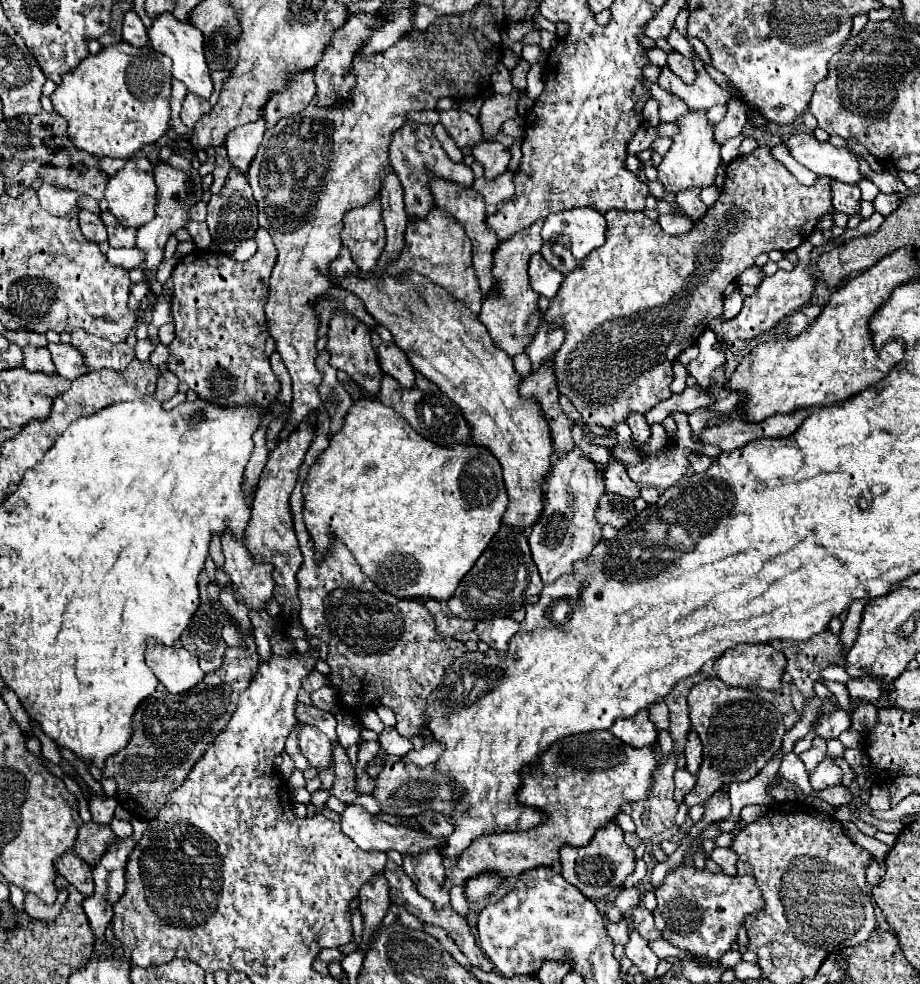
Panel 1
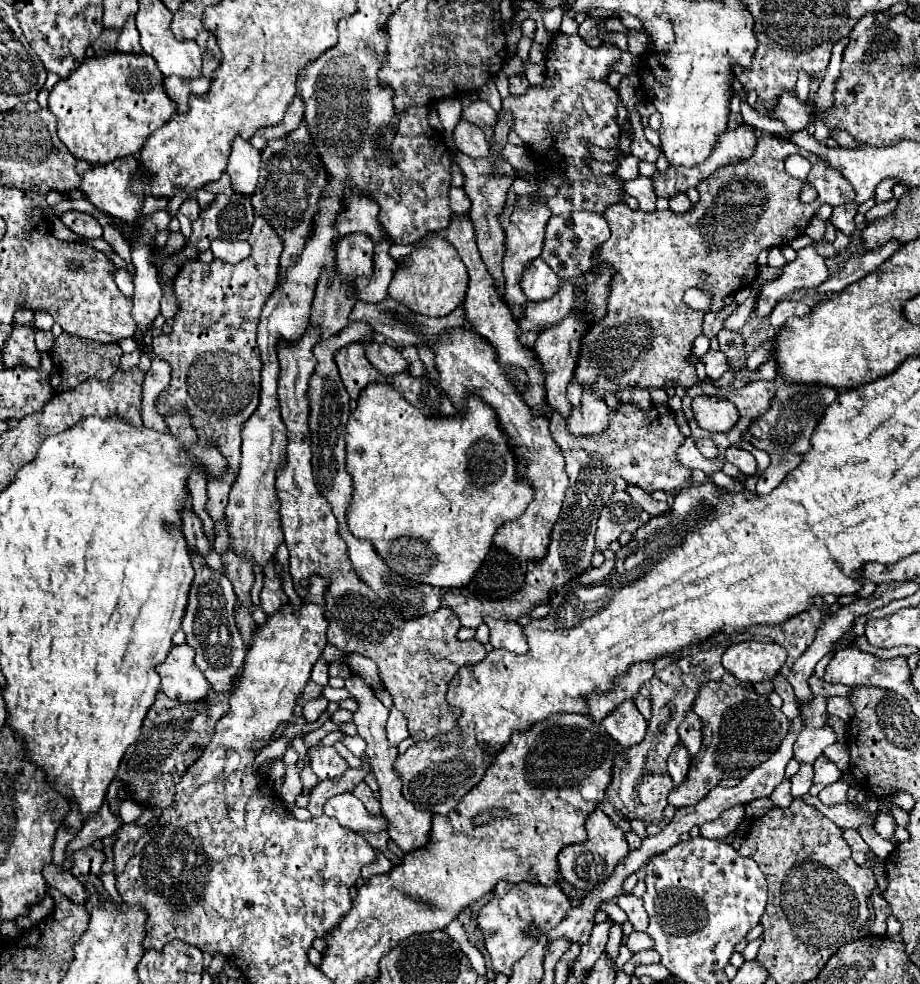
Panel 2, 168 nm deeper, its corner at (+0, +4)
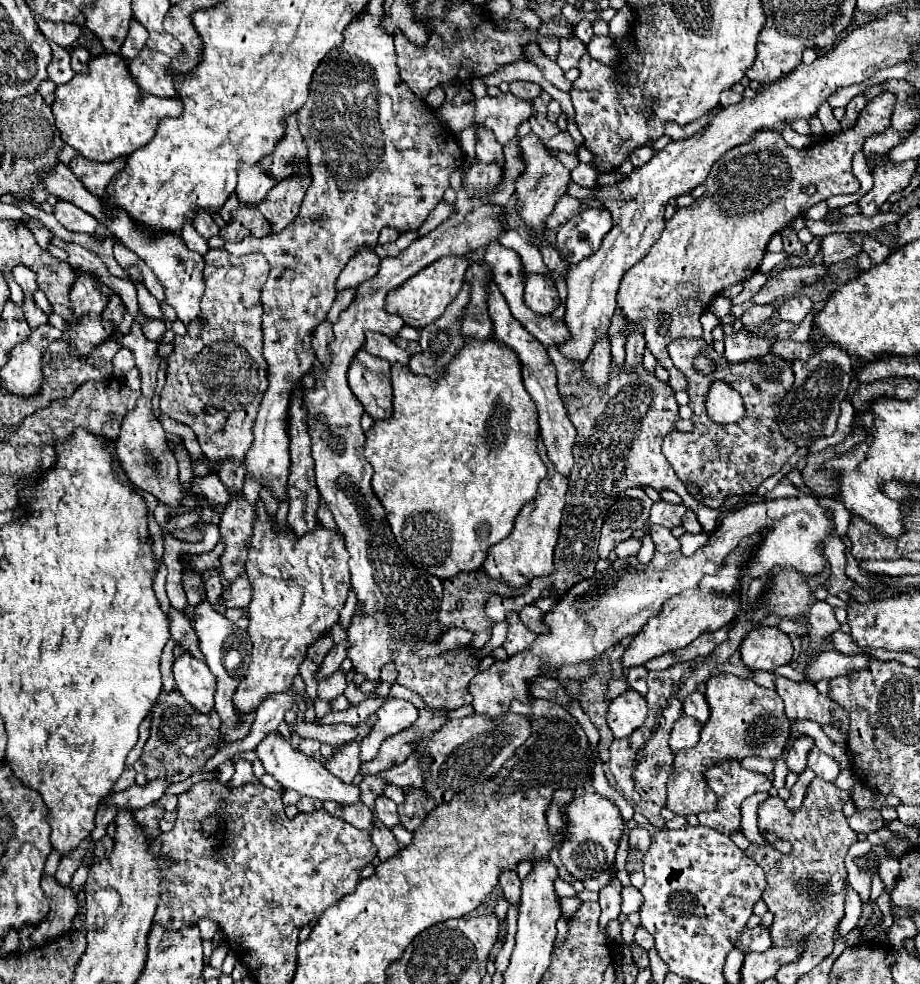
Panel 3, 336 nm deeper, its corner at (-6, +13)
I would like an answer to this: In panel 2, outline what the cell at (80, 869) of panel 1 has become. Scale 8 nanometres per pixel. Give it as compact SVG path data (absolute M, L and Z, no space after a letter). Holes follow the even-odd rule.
M50 864L50 866L46 866L44 870L42 870L42 876L44 876L44 880L46 880L46 886L50 886L50 888L56 888L58 892L62 892L64 896L68 896L70 900L74 900L74 902L84 902L84 886L70 874L70 872L66 872L66 870L60 870L62 866L54 866L54 864Z

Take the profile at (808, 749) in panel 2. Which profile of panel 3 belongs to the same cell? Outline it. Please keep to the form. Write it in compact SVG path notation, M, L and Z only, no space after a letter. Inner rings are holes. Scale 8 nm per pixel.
M798 737L794 745L788 749L788 769L802 773L806 769L806 759L812 747L814 747L812 737Z

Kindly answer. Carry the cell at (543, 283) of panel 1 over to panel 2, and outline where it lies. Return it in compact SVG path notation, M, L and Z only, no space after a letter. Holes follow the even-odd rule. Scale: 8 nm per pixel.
M534 258L522 276L520 288L524 290L526 300L540 302L552 298L558 290L558 284L560 278L552 272L552 268L542 258Z

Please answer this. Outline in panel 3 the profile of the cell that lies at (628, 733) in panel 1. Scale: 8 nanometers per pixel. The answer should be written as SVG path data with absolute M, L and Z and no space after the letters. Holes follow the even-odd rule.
M632 689L618 695L610 701L606 721L616 739L630 737L646 721L646 699Z

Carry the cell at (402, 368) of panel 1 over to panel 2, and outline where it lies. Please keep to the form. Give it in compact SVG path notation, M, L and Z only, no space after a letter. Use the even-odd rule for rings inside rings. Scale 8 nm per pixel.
M370 342L364 346L364 350L366 350L366 358L370 360L370 364L376 366L386 376L394 376L394 374L408 370L408 362L394 346Z

